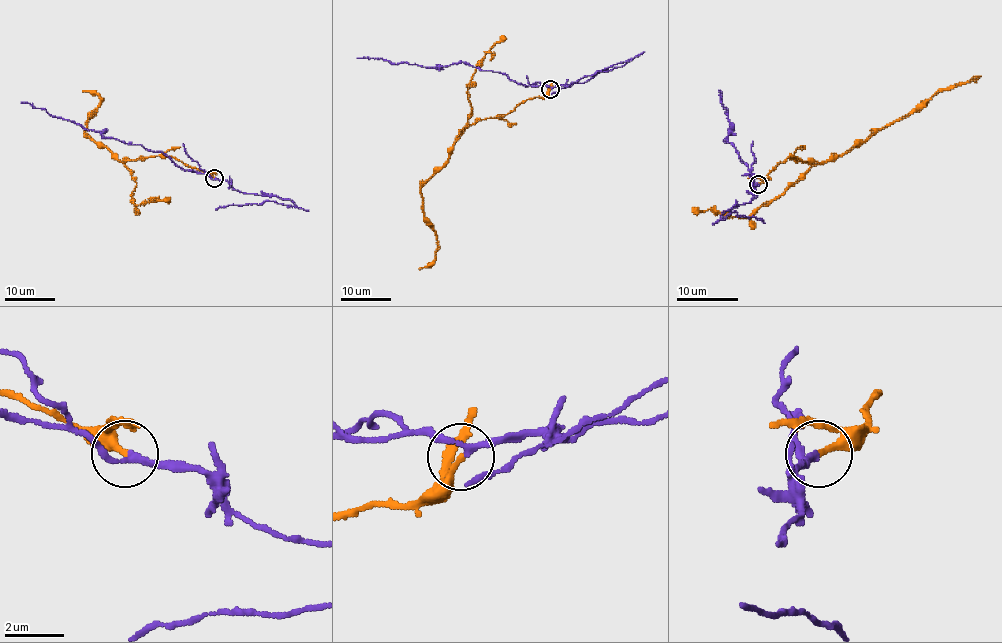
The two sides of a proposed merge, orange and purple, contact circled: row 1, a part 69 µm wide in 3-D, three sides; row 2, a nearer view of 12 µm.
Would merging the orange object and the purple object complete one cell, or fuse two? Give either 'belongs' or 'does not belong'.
does not belong

